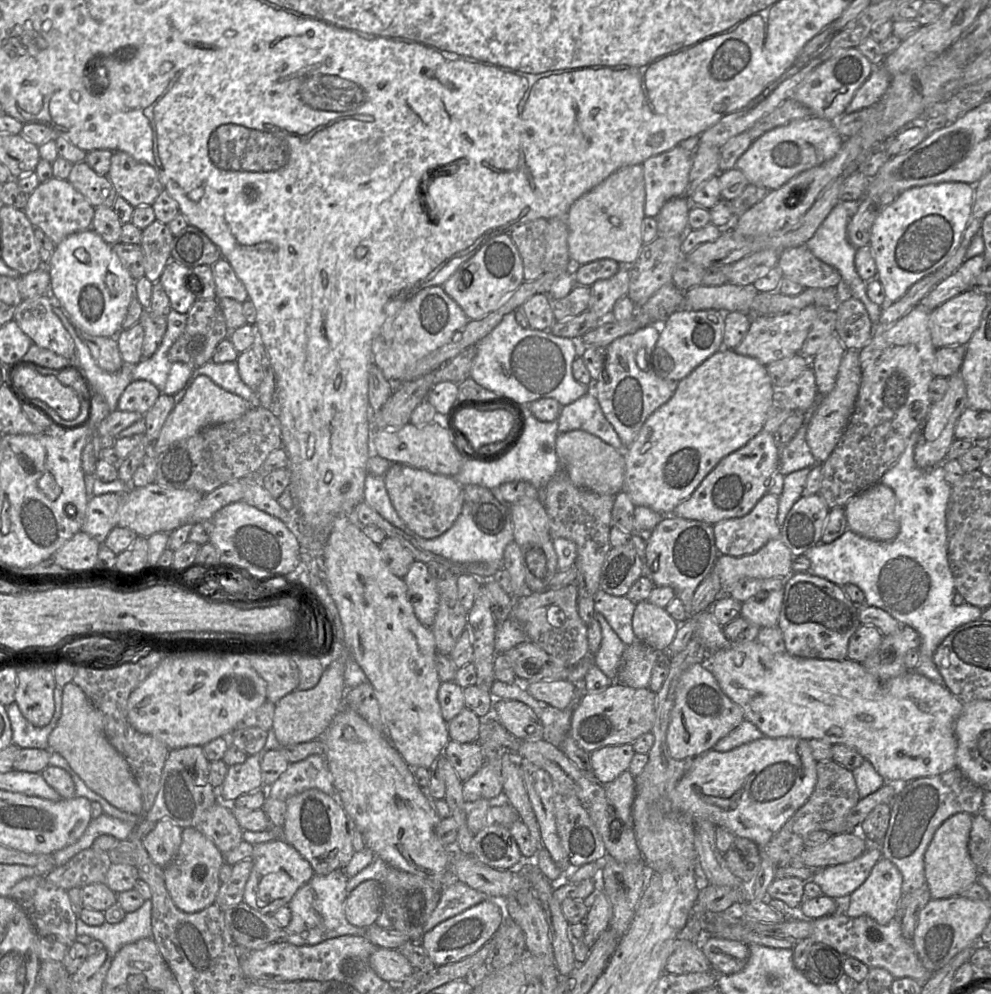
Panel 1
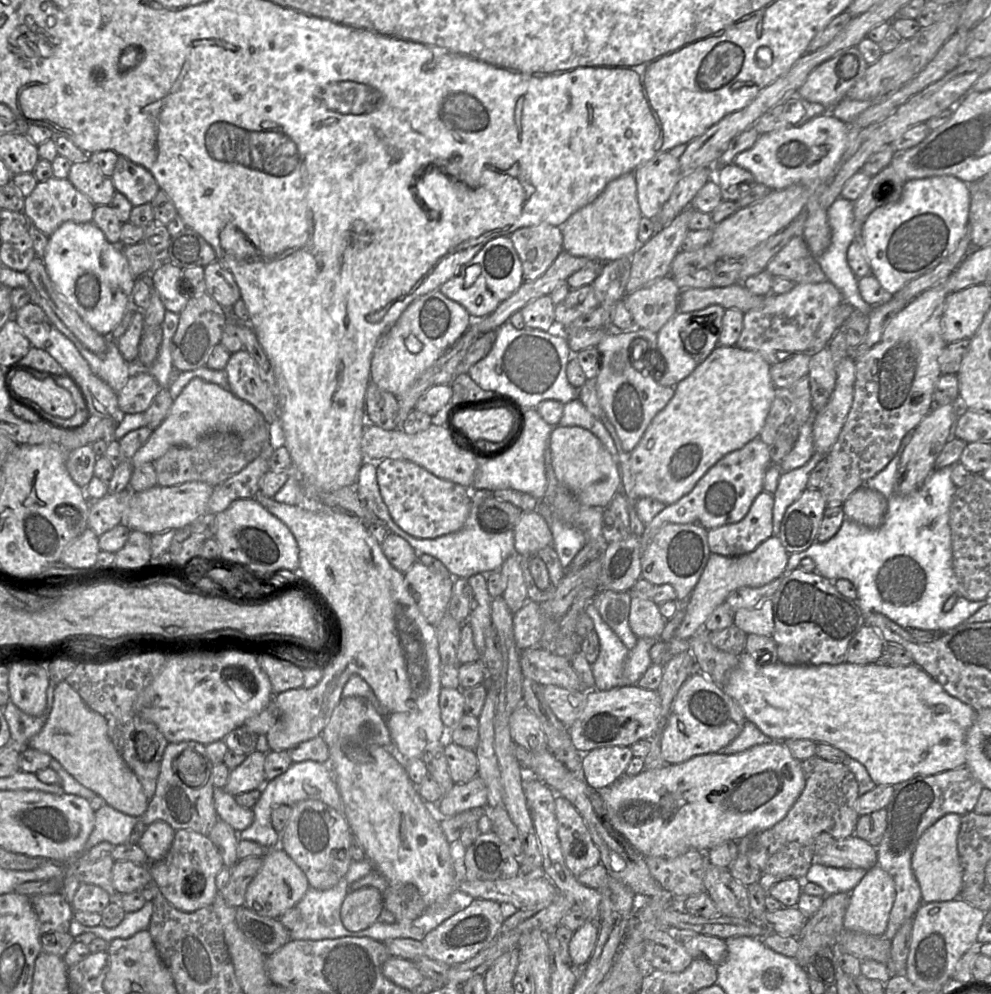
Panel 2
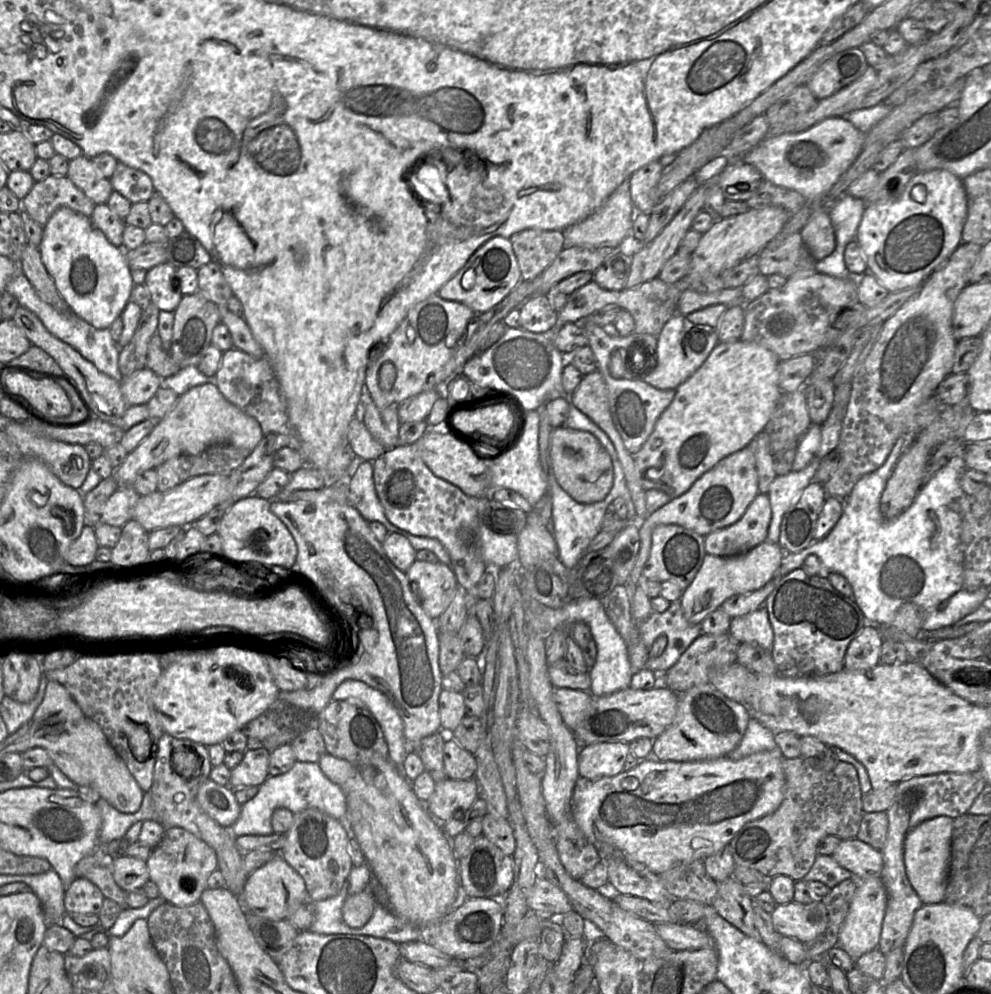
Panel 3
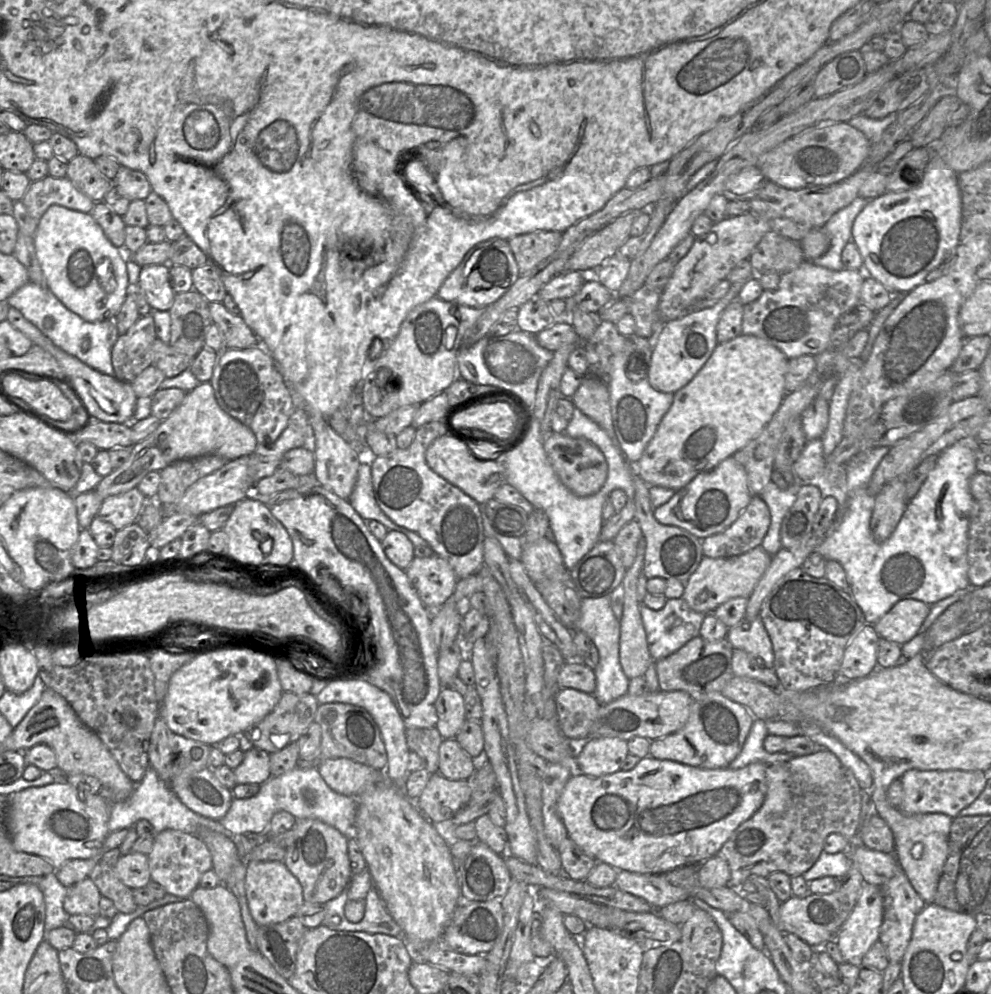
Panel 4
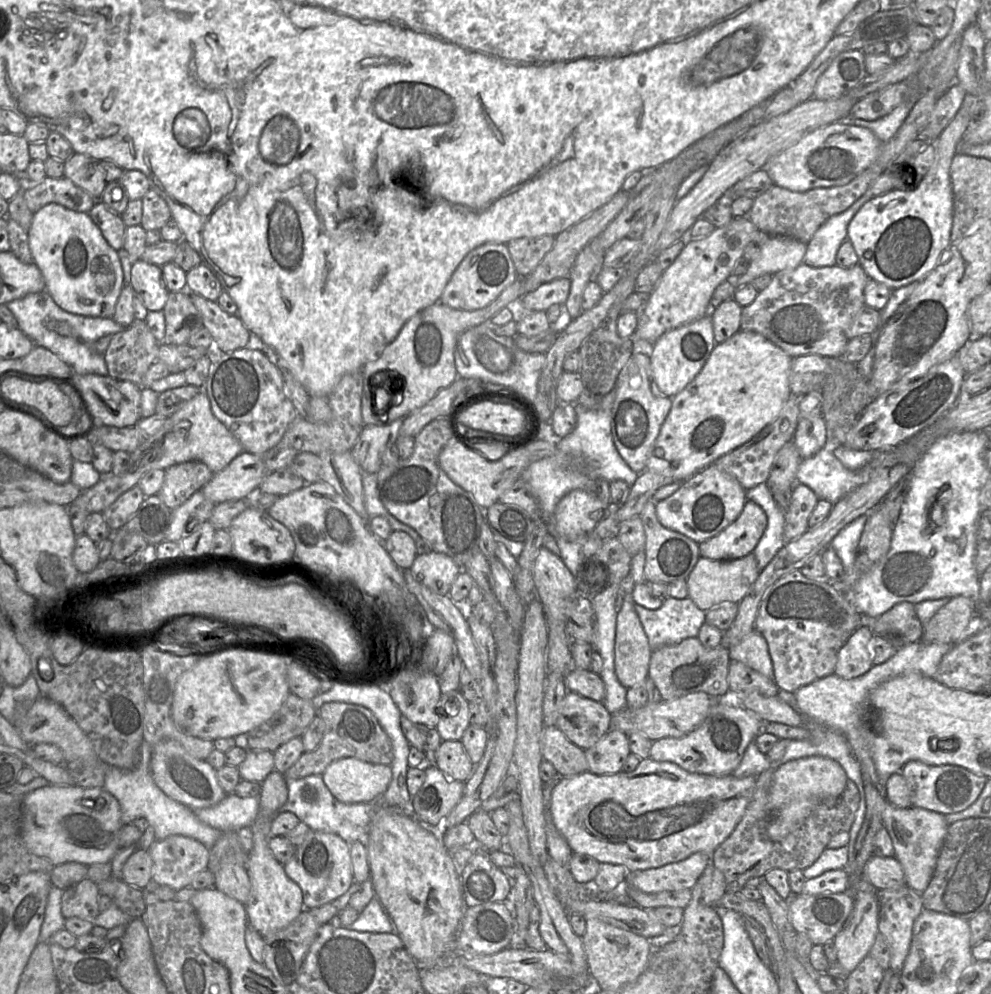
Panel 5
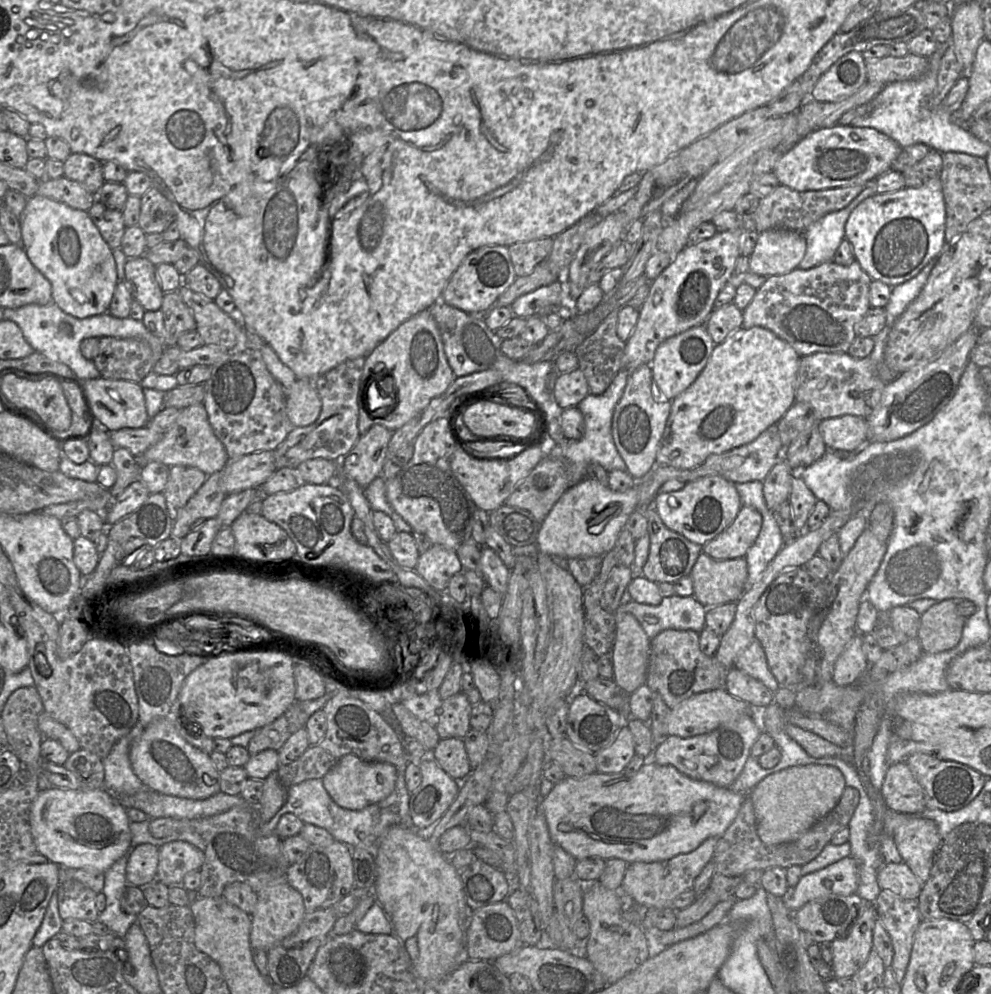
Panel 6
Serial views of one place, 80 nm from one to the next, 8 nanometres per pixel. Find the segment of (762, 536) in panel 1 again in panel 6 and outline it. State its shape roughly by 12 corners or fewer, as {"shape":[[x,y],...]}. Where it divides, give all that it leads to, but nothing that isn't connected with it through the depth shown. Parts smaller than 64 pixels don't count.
{"shape":[[755,508],[702,546],[716,560],[745,557],[759,535]]}

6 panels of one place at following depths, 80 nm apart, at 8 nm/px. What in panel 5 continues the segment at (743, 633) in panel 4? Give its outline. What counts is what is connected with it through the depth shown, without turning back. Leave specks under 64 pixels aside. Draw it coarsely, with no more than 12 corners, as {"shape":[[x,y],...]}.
{"shape":[[756,629],[728,649],[740,661],[773,679],[768,643]]}

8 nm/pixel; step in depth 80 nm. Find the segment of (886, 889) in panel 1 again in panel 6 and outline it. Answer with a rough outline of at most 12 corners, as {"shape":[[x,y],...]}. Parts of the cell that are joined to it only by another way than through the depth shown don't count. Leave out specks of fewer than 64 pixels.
{"shape":[[866,903],[832,941],[834,978],[851,978],[873,947],[876,911]]}

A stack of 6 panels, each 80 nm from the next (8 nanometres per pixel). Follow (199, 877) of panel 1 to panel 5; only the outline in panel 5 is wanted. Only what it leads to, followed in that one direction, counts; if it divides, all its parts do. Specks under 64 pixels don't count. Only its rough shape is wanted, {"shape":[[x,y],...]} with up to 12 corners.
{"shape":[[181,835],[156,840],[152,880],[175,891],[207,869],[209,850]]}

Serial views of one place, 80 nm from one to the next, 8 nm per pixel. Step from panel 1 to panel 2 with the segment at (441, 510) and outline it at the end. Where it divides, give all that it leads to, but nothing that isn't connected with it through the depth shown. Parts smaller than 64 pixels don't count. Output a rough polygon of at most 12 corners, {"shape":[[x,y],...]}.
{"shape":[[403,459],[376,464],[395,524],[418,539],[460,530],[475,498]]}

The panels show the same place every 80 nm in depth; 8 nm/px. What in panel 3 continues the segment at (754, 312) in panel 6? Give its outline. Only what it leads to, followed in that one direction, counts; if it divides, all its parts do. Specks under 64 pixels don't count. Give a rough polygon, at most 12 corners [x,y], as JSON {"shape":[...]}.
{"shape":[[800,271],[744,305],[741,340],[780,362],[824,347],[858,278]]}

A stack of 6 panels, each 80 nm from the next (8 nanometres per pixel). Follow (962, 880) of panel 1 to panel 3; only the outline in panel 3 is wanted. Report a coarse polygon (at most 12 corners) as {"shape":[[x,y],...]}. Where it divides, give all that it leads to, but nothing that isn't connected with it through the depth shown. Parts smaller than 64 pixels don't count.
{"shape":[[953,818],[905,838],[906,875],[923,905],[944,902]]}

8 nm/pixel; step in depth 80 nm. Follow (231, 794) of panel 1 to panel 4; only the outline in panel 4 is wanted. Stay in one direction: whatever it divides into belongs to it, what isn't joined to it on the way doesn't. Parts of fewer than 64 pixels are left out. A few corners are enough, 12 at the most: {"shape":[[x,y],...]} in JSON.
{"shape":[[253,747],[234,769],[236,784],[262,785],[270,754]]}

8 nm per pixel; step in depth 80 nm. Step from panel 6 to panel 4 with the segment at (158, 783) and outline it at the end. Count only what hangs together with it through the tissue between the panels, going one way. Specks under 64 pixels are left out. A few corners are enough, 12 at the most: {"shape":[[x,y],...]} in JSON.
{"shape":[[210,767],[169,787],[186,807],[222,819],[234,799]]}

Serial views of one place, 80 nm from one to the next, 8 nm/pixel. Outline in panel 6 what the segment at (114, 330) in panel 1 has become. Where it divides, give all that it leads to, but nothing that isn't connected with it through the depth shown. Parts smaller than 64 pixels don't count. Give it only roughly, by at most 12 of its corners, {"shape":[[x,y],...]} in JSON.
{"shape":[[35,194],[22,248],[52,301],[107,313],[112,249],[87,211]]}

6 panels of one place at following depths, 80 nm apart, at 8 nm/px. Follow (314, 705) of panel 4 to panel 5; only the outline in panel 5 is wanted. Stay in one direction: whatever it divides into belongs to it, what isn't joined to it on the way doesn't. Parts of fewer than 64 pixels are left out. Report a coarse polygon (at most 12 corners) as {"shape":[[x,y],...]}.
{"shape":[[289,693],[270,719],[246,733],[249,750],[274,753],[316,715]]}

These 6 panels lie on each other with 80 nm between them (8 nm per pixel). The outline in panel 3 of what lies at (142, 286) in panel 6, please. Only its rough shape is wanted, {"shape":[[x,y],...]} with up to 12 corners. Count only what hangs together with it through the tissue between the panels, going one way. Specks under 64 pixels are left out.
{"shape":[[169,262],[146,272],[150,301],[174,312],[183,297]]}

